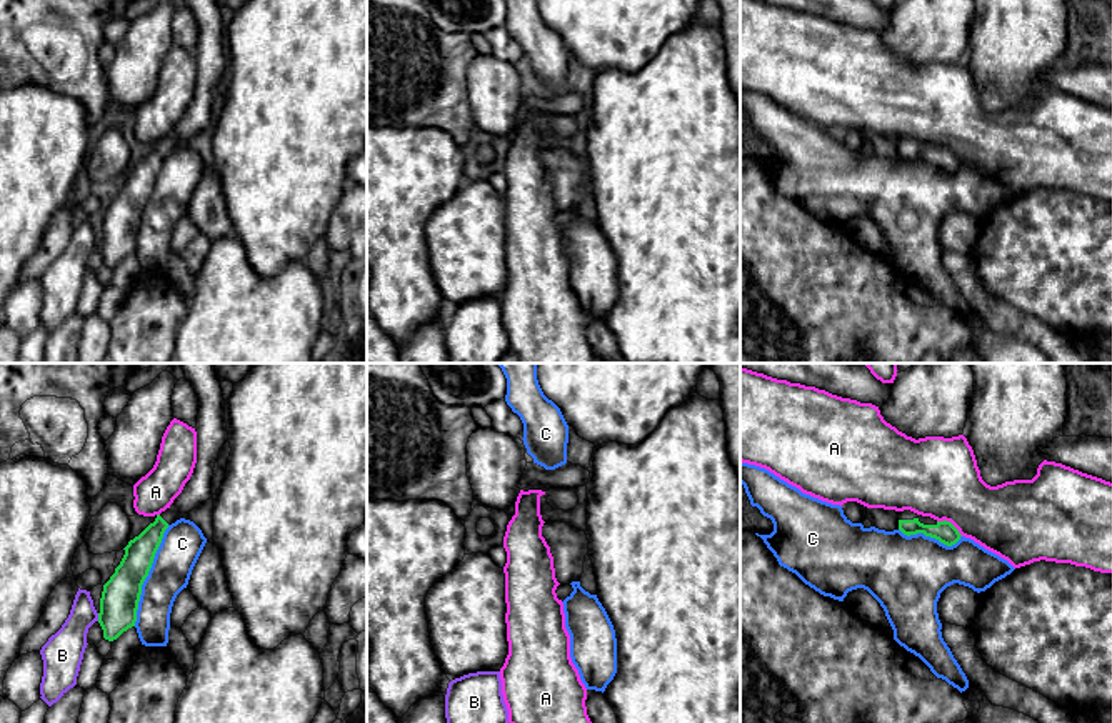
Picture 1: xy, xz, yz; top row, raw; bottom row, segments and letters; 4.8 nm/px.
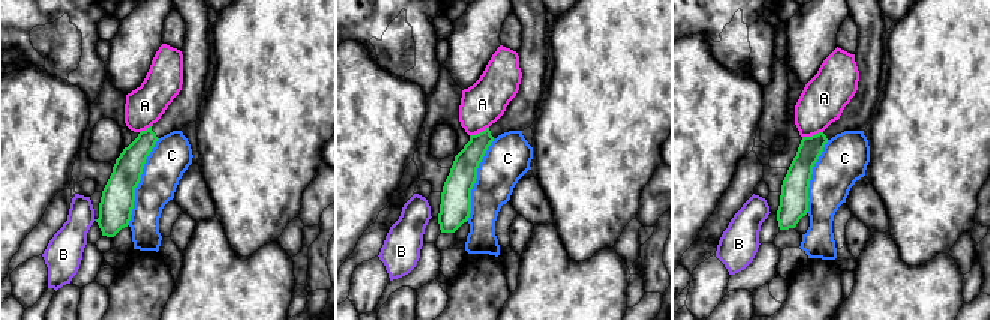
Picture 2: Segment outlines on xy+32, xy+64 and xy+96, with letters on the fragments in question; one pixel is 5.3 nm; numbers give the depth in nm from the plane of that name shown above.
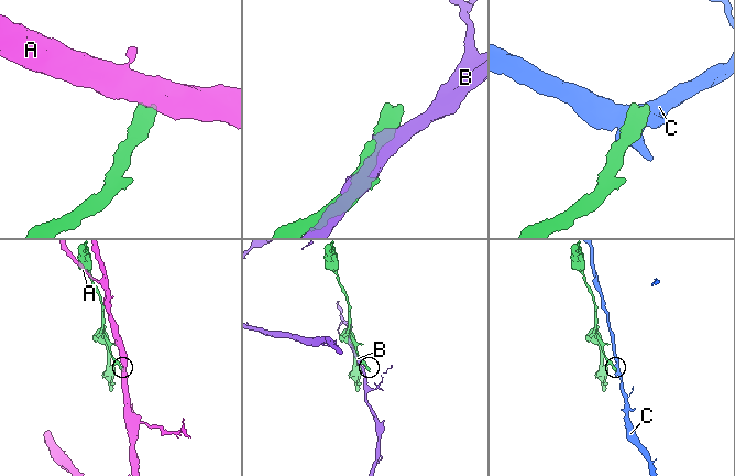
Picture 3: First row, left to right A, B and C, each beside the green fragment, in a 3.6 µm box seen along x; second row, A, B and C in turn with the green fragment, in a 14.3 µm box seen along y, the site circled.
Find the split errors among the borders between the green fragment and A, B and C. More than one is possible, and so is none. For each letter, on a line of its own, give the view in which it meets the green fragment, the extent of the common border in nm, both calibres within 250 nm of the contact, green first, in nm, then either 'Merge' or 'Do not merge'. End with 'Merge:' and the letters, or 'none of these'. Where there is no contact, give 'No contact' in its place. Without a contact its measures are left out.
A: Touches green in yz. Shared border 150 nm. Thickness 100 nm (green) against 380 nm. Do not merge
B: Touches green in xy. Shared border 40 nm. Thickness 190 nm (green) against 190 nm. Do not merge
C: Touches green in xy. Shared border 500 nm. Thickness 190 nm (green) against 200 nm. Do not merge
Merge: none of these

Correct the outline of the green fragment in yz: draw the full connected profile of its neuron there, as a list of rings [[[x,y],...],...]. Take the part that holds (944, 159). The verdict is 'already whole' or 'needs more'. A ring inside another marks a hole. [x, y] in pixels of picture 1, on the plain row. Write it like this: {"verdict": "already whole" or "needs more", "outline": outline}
{"verdict": "needs more", "outline": [[[910,137],[899,138],[899,157],[907,163],[924,160],[947,173],[955,172],[962,163],[950,148],[937,148]]]}

